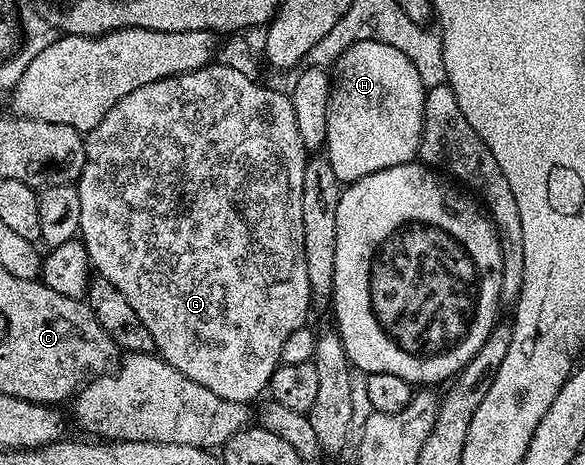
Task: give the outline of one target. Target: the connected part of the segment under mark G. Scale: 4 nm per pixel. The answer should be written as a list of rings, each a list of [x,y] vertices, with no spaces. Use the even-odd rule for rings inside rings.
[[[214,61],[194,71],[163,77],[159,81],[151,81],[151,85],[143,85],[139,89],[127,93],[127,97],[123,97],[113,106],[107,113],[107,117],[103,117],[103,121],[99,121],[99,125],[95,125],[95,129],[84,136],[84,141],[85,164],[81,170],[81,176],[75,180],[75,186],[79,197],[79,225],[81,226],[79,238],[87,249],[92,270],[100,278],[111,281],[111,285],[115,285],[115,289],[119,293],[123,293],[123,297],[131,305],[131,309],[135,309],[135,313],[139,313],[139,321],[143,321],[147,333],[152,337],[156,354],[160,355],[166,363],[179,369],[179,373],[191,377],[191,381],[199,381],[199,385],[211,389],[211,393],[215,393],[220,399],[246,405],[252,404],[252,399],[260,391],[264,392],[268,388],[273,370],[281,363],[281,350],[287,337],[291,337],[291,333],[295,333],[300,327],[306,326],[308,319],[305,318],[309,315],[309,299],[311,300],[309,282],[307,281],[307,257],[303,257],[303,169],[305,168],[307,149],[303,145],[303,137],[299,137],[299,129],[295,125],[295,109],[292,98],[288,94],[280,95],[279,92],[264,87],[257,79],[243,77],[237,69]]]

